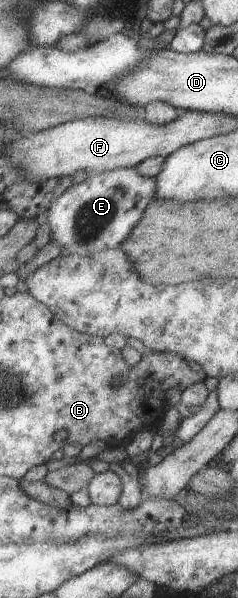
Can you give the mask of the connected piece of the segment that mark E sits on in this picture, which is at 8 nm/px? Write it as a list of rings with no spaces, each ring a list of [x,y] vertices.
[[[134,167],[88,174],[83,182],[70,185],[52,202],[46,210],[47,216],[44,218],[44,224],[49,226],[51,239],[56,240],[56,244],[62,247],[62,254],[91,255],[96,251],[113,249],[127,237],[145,206],[155,198],[155,182],[156,177],[141,175]]]

